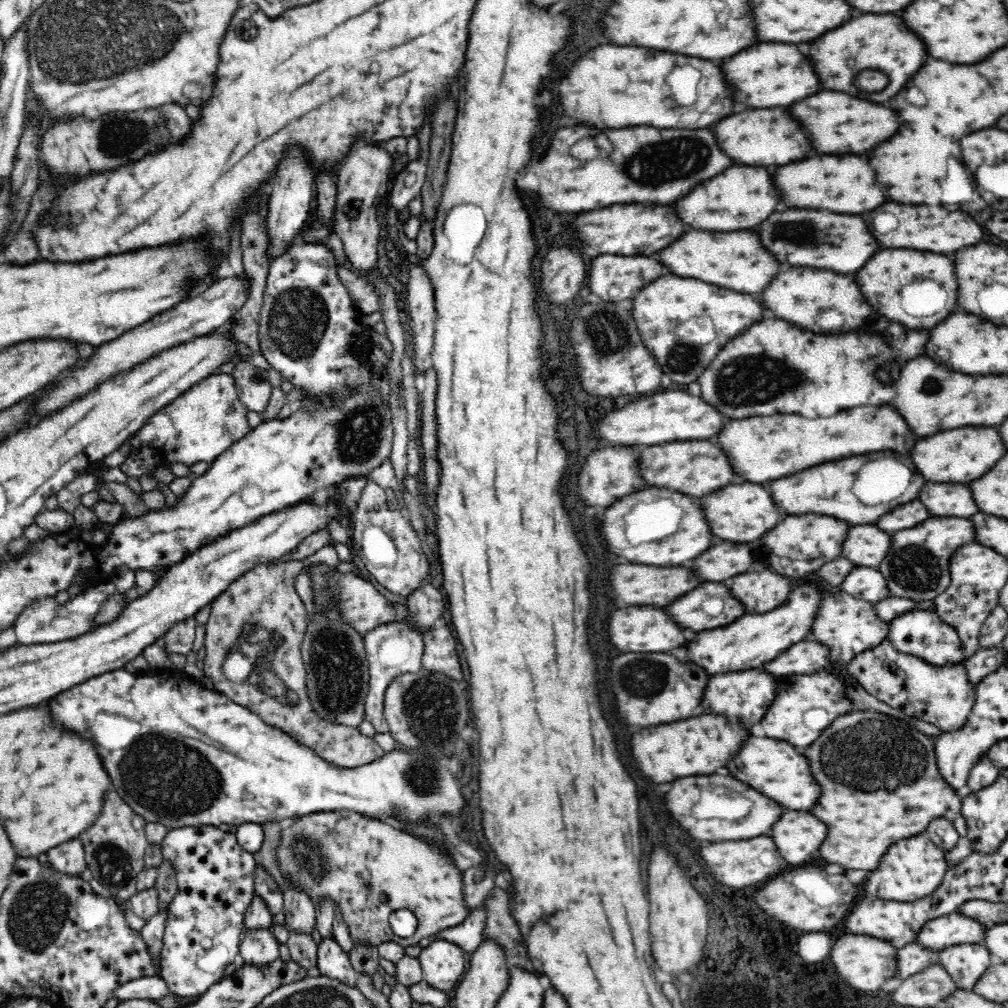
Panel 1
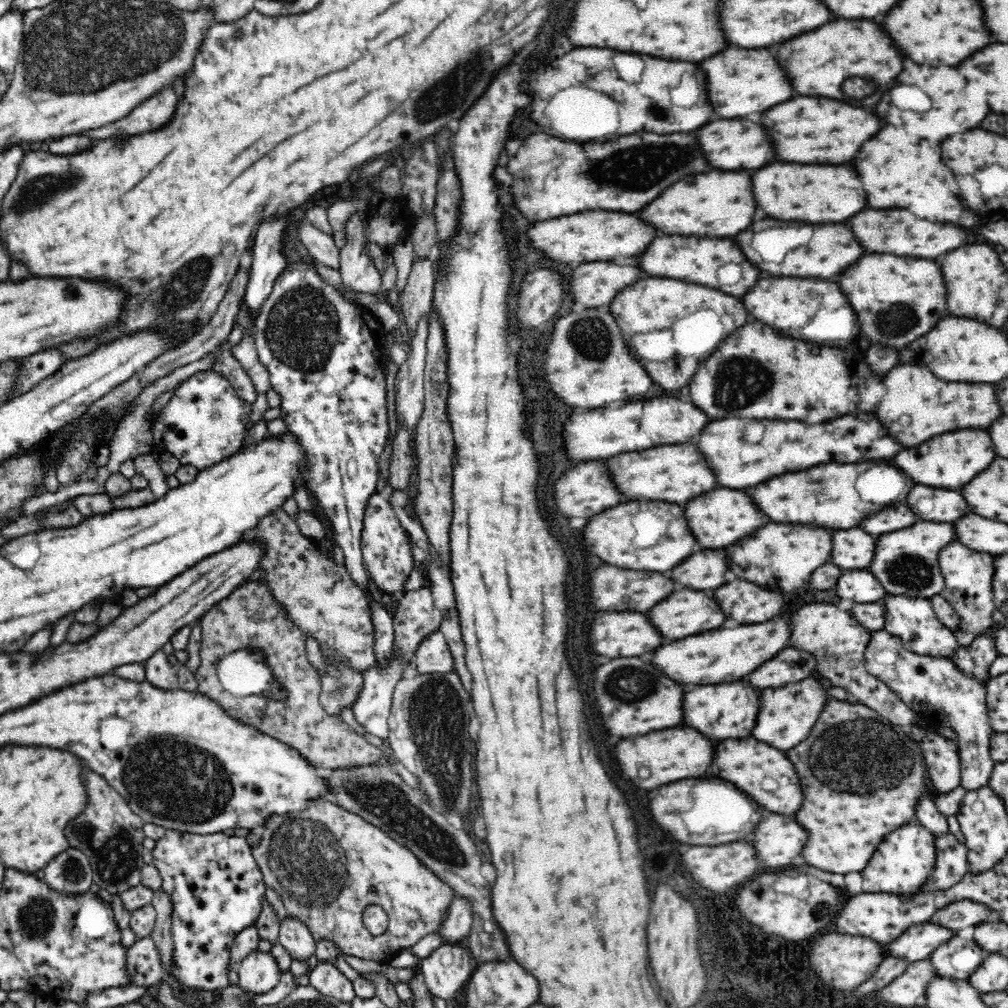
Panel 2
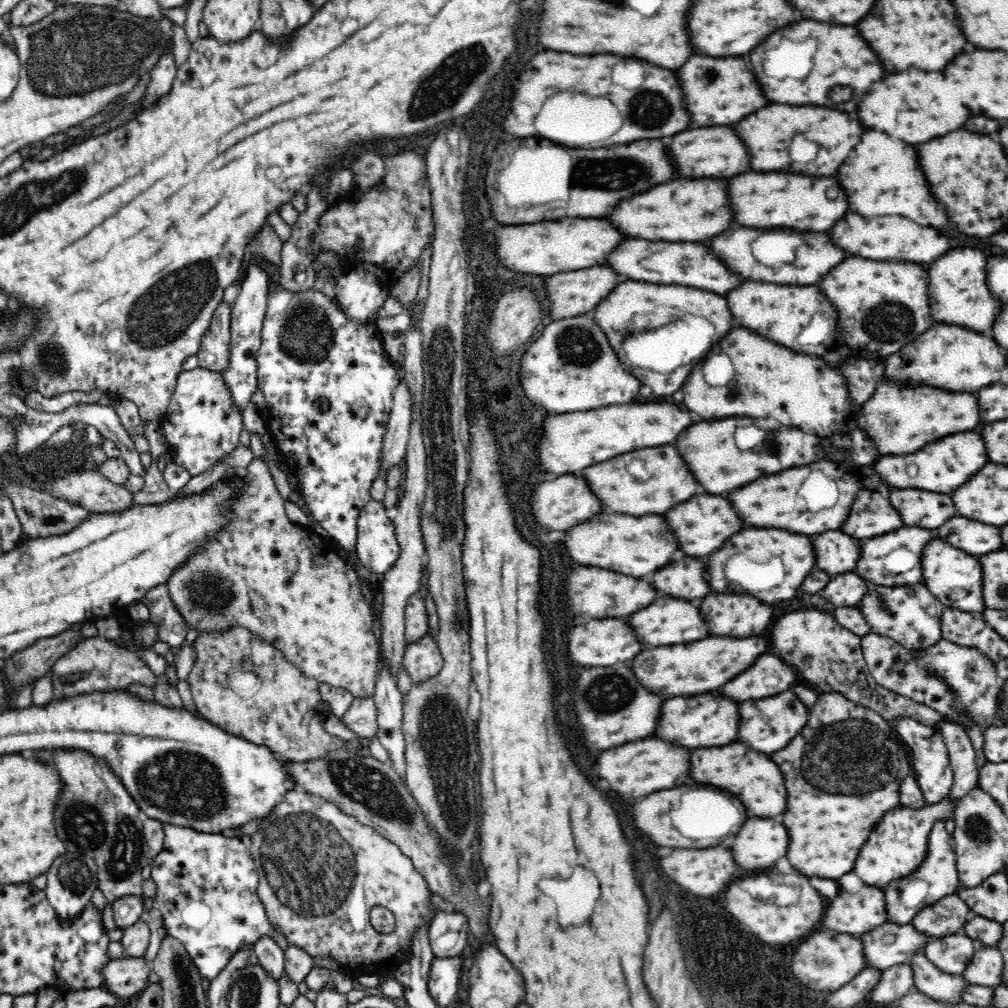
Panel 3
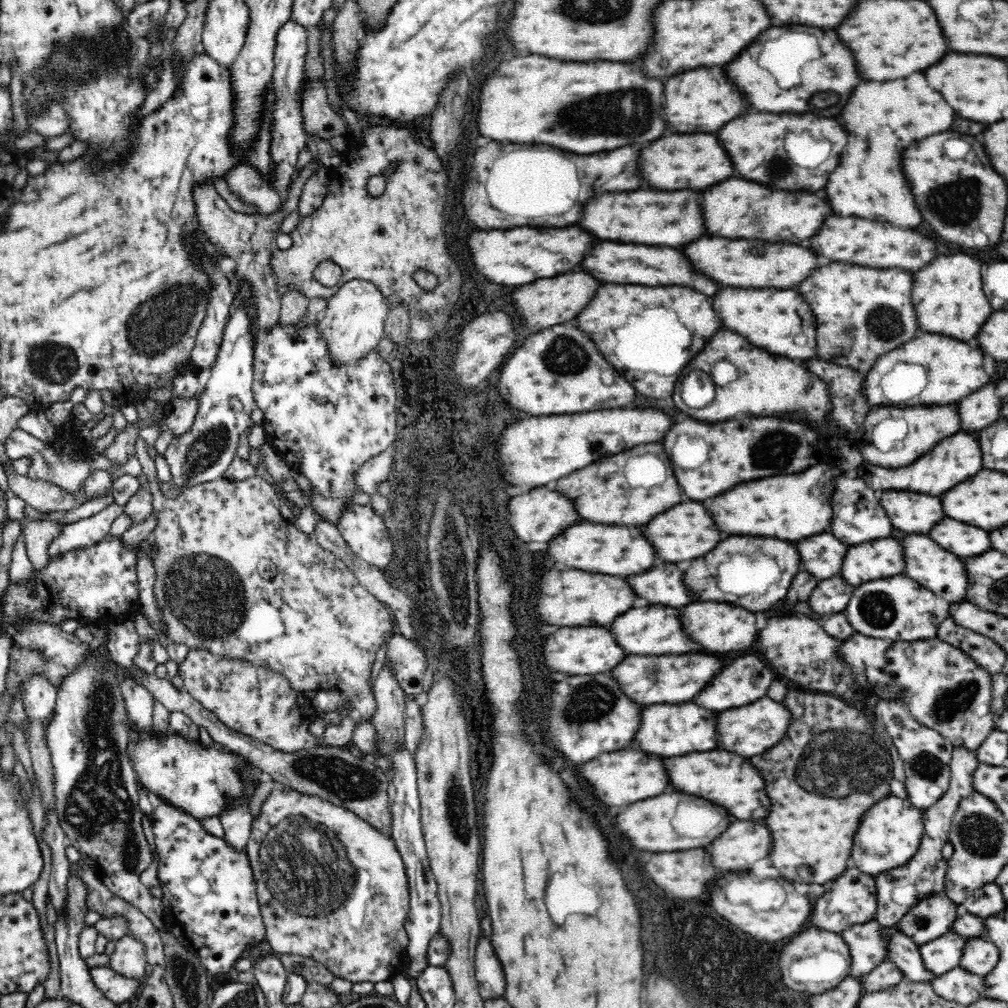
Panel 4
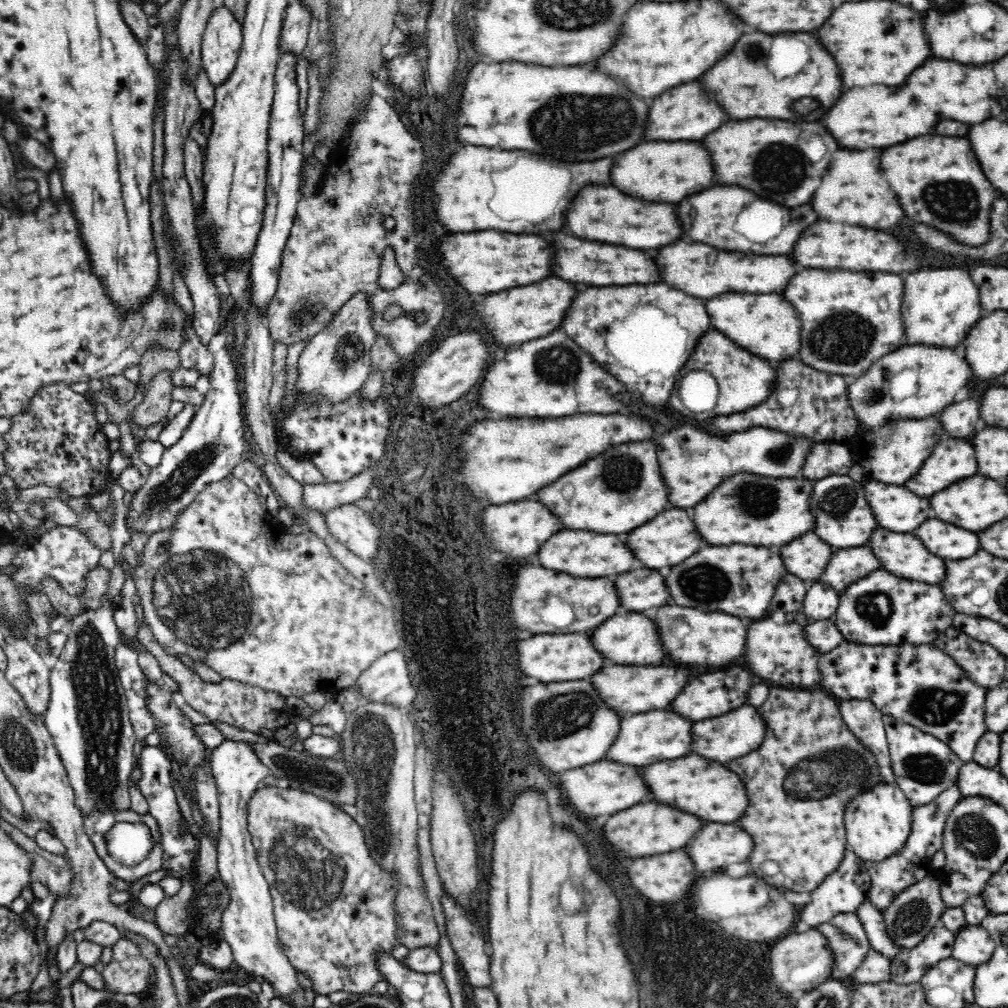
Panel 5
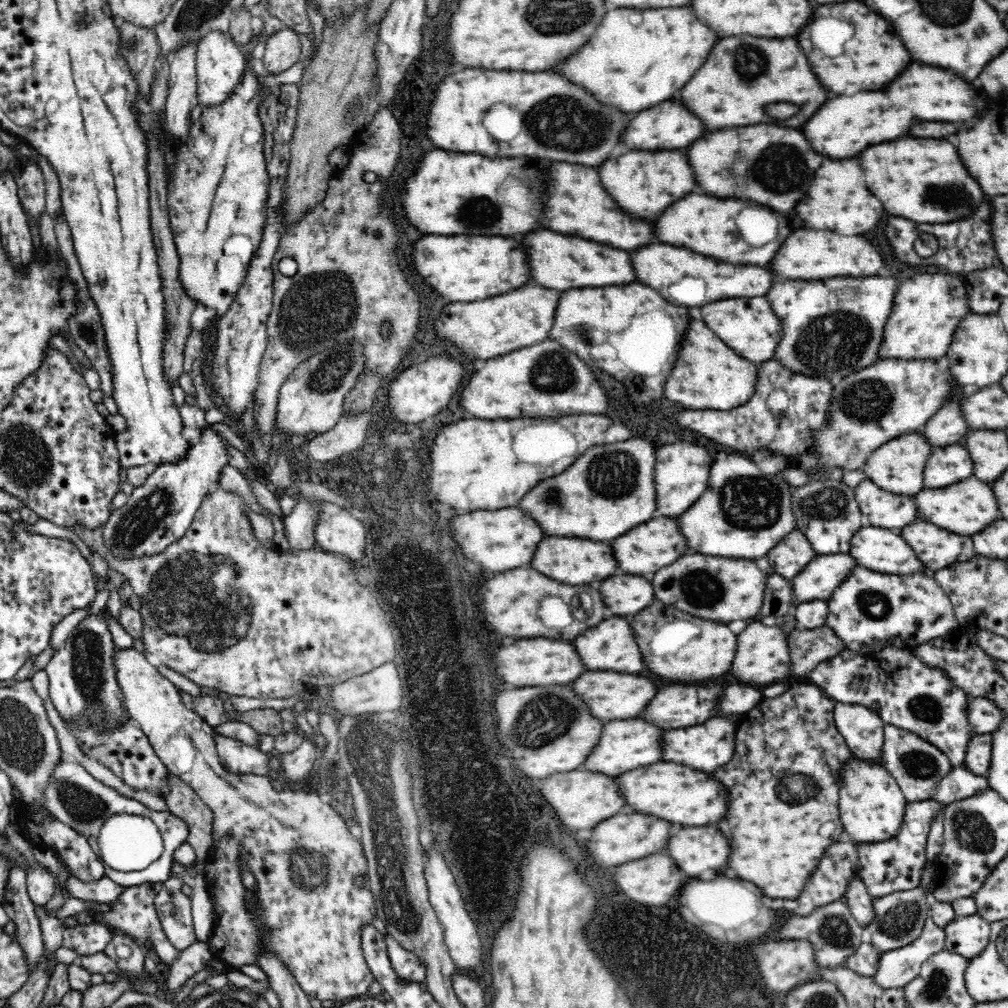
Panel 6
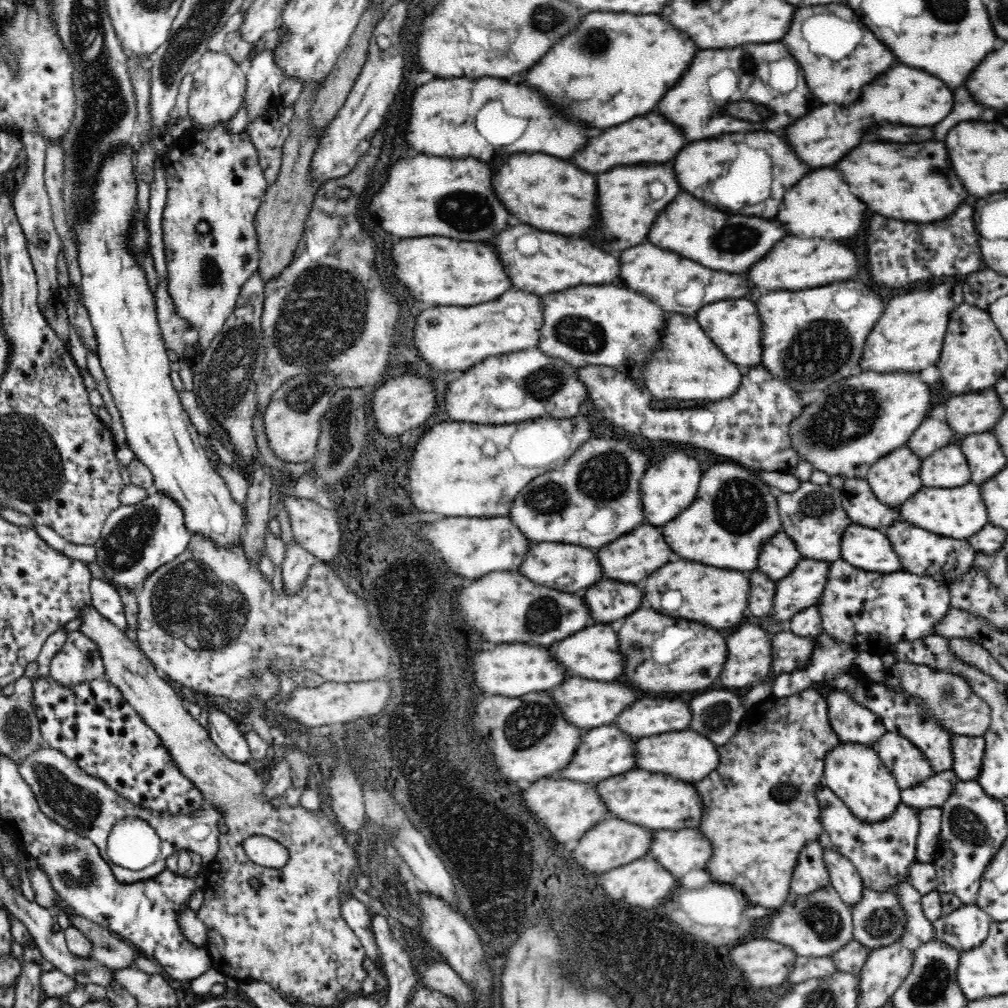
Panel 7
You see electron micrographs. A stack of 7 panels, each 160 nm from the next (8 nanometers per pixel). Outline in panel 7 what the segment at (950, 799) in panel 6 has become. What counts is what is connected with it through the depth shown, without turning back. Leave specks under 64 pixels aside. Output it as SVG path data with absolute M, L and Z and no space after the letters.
M951 770L936 773L912 788L900 790L900 800L916 809L940 807L944 800L952 794L958 778Z

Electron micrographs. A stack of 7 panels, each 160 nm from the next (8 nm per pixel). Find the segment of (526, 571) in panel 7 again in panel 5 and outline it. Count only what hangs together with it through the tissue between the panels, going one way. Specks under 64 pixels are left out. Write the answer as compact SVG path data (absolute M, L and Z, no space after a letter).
M564 530L554 534L538 552L540 564L554 572L566 572L576 578L602 578L612 574L624 574L634 564L634 556L618 536L596 534L596 532L576 532Z

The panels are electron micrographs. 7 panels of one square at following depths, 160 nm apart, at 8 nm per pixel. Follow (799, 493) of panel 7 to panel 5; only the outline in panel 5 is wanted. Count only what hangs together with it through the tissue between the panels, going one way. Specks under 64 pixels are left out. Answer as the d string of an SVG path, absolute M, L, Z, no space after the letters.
M828 475L813 484L810 511L816 520L811 532L834 550L866 546L872 531L879 527L868 501L864 499L863 486L862 482L854 482L848 475Z

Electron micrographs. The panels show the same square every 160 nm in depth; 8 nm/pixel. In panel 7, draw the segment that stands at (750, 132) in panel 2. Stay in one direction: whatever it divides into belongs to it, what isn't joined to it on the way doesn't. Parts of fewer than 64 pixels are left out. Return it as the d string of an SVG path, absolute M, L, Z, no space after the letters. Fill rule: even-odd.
M654 164L654 166L618 166L606 174L598 176L598 228L596 234L590 236L590 240L602 248L604 252L618 252L618 250L626 250L630 246L640 244L650 226L654 224L656 216L660 210L664 210L674 196L680 192L680 186L676 182L674 170ZM650 182L662 182L666 186L666 196L662 200L652 200L648 194L648 186Z

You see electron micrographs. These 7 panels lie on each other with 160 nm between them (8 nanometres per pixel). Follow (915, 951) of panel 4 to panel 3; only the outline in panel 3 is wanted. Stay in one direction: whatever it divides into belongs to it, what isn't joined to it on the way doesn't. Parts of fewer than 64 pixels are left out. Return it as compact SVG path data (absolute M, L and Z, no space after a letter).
M916 950L910 958L913 971L913 982L915 989L927 994L934 1000L956 1004L961 1002L960 994L964 990L966 980L961 975L949 975L942 972L923 953L923 950Z

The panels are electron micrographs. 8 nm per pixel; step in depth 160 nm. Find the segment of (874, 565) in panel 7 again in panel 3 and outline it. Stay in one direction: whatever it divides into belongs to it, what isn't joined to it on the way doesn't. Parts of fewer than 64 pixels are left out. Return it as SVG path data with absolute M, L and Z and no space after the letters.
M930 540L922 550L922 584L946 607L979 614L984 610L982 567L977 556L952 548L942 540Z

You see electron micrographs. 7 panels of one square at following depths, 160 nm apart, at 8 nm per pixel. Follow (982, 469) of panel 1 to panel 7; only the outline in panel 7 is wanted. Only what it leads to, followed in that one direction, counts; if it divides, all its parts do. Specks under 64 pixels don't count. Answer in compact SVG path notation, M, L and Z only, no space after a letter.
M946 446L921 462L920 479L924 486L956 488L970 482L968 462L958 446Z

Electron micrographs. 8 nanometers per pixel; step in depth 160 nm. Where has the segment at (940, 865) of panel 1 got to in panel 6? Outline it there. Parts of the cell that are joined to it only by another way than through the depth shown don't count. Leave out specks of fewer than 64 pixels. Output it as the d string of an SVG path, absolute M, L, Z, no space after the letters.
M855 755L840 764L836 774L838 808L843 828L853 842L875 843L896 836L904 818L906 797L896 779L875 760L860 760Z

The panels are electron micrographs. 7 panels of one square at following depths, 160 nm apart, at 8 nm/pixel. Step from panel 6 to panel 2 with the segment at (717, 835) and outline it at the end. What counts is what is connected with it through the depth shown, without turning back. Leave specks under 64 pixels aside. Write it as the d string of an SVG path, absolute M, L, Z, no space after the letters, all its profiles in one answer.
M766 814L756 830L752 846L756 850L758 868L786 866L796 858L806 844L808 834L794 822L792 816Z

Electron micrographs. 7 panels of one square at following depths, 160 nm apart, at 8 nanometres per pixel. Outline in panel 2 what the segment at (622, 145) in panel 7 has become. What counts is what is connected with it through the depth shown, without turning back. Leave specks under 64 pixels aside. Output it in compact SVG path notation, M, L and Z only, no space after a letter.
M728 48L718 56L702 60L700 70L706 74L706 94L718 118L742 118L754 112L764 112L778 102L792 98L788 78L768 50Z

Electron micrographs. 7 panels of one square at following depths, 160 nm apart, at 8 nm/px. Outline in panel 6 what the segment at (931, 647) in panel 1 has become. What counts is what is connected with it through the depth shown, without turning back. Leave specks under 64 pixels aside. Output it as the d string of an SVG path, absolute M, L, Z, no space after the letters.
M856 566L826 603L826 627L845 642L846 648L865 655L886 647L910 649L960 626L948 595L933 576L924 572L894 575Z

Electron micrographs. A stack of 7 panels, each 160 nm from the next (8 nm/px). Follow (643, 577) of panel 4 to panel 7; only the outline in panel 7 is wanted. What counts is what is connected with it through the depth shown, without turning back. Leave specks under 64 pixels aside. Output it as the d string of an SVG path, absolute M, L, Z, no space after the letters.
M602 580L586 590L584 596L590 616L594 622L610 622L616 625L618 618L624 618L642 604L642 592L634 584L620 584L616 580Z

